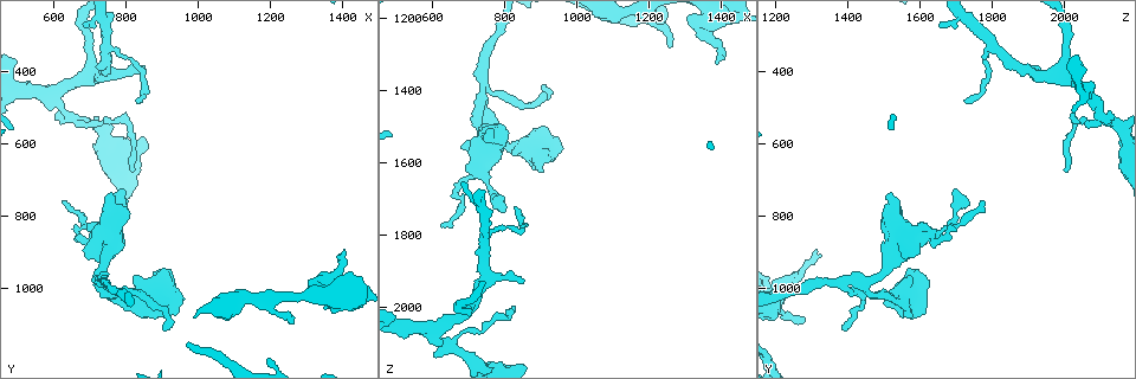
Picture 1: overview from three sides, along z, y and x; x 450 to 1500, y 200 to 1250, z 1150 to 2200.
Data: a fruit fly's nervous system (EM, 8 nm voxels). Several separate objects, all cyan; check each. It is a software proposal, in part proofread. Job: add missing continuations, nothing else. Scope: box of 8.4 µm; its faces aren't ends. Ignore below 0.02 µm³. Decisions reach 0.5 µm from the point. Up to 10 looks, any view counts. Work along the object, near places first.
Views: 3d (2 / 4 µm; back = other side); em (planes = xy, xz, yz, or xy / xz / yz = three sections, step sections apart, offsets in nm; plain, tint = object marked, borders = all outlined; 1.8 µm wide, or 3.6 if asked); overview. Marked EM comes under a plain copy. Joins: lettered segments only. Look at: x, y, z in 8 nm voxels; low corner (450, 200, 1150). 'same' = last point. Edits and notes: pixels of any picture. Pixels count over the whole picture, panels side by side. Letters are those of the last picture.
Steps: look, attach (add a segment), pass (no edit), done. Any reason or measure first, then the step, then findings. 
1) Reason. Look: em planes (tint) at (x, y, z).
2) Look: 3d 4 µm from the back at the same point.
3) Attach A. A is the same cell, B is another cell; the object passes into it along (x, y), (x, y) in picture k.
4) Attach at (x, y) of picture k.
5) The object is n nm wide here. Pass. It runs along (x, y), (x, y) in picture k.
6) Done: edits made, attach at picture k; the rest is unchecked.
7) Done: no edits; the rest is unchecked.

Thin neck. Look: em xy step 16 (tint) at (760, 835, 1665).

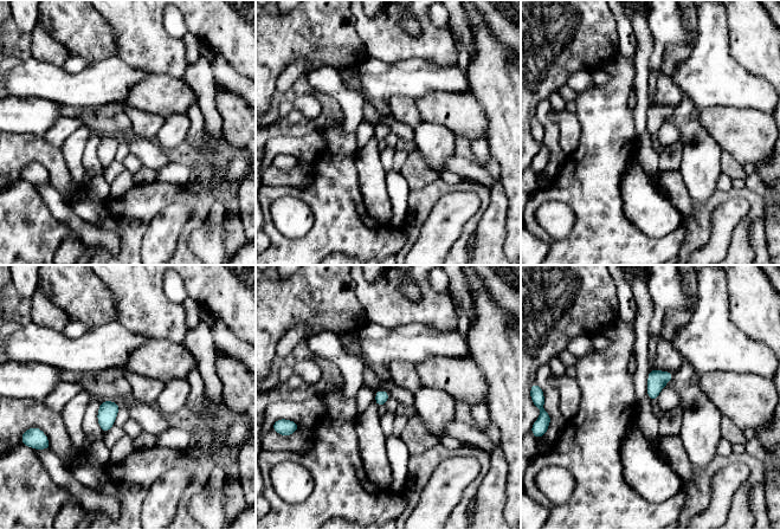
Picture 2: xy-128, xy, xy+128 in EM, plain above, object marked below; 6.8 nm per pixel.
Cut it another way. Look: em planes (borders) at the same point.

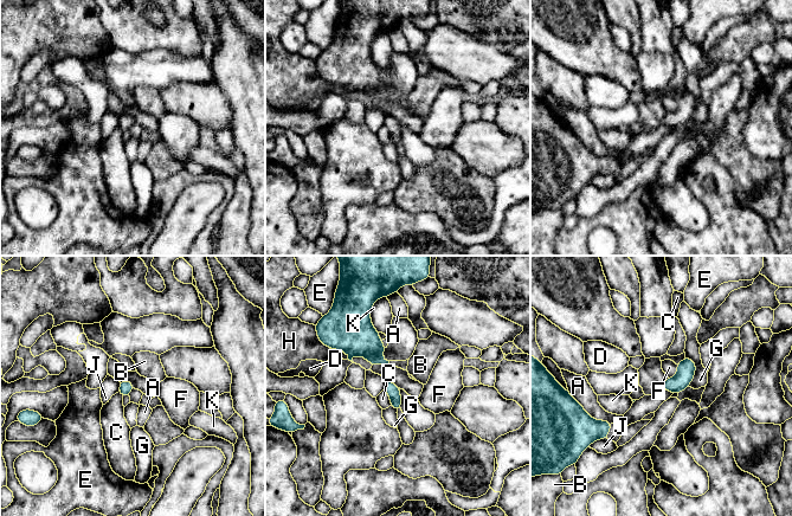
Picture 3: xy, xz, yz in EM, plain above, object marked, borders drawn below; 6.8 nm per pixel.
Pass. A, B, C, D, E, F, G, H, J and K are other cells; a border runs along (385, 389), (391, 405) in picture 3; none of them fits.

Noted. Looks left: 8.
Thin end. Look: 3d 4 µm at (830, 475, 1720).

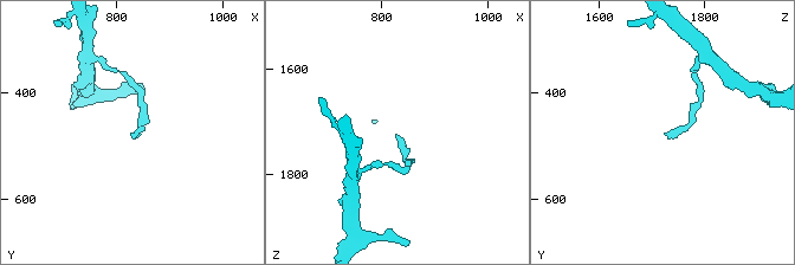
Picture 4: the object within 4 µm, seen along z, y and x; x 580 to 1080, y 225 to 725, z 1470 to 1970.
Look: em xz step 4 (tint) at (835, 480, 1725).

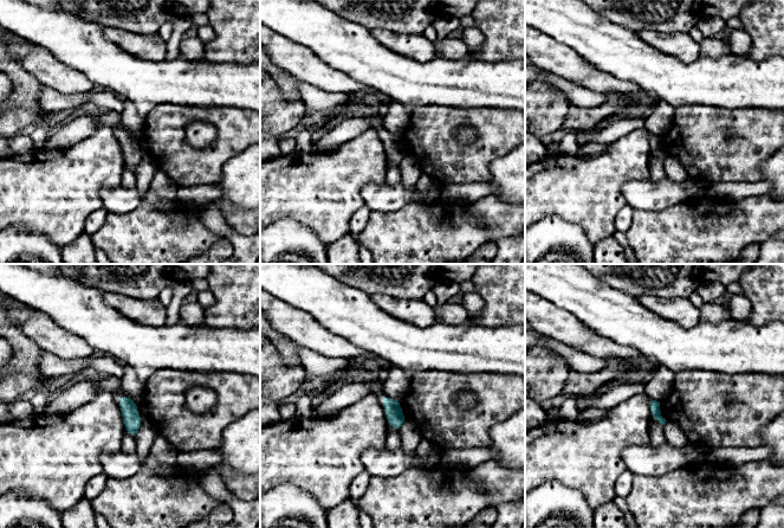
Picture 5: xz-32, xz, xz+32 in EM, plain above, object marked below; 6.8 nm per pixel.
Look: em xy step 4 (borders) at the same point.

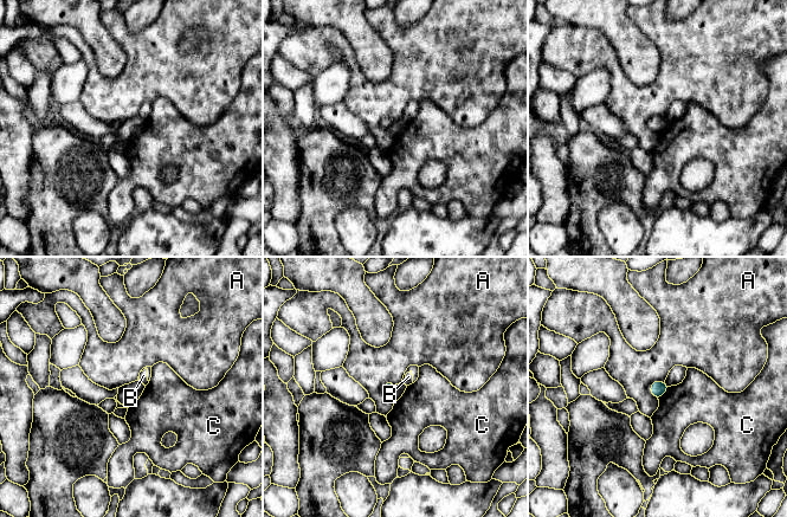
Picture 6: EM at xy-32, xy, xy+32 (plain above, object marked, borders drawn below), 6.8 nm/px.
The longest contact is with A, 140 nm. Pass. A, B and C are other cells; a border runs along (664, 381), (651, 383), (657, 399) in picture 6; no lettered segment goes on from it.

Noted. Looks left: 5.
Look: 3d 4 µm at (665, 550, 2085).

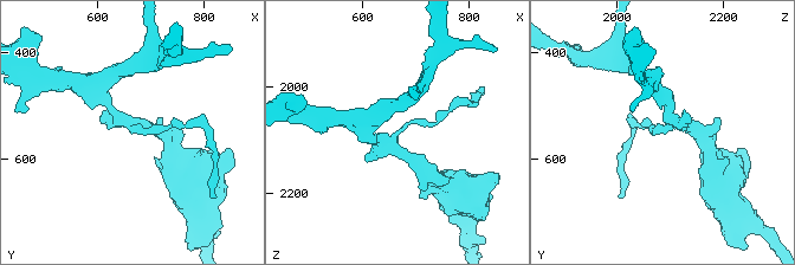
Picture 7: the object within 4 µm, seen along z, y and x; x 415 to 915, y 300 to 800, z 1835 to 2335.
Now the EM. Look: em planes (tint) at (665, 545, 2090).

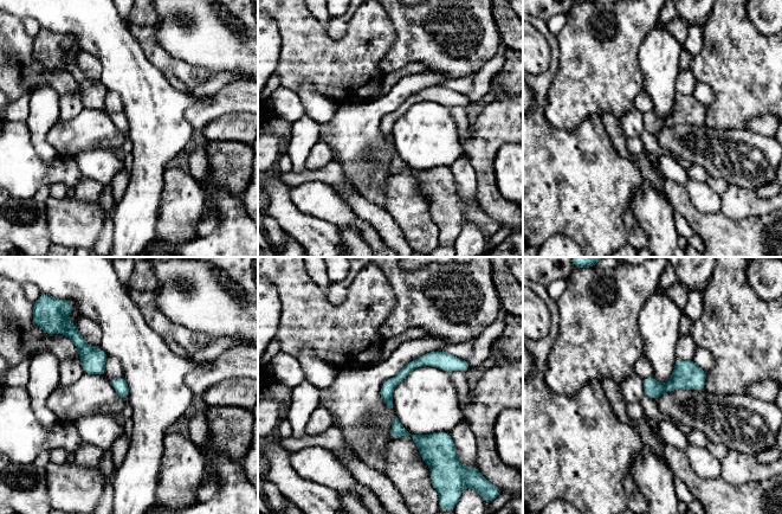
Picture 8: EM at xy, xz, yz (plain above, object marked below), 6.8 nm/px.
Look: em planes (borders) at the same point.

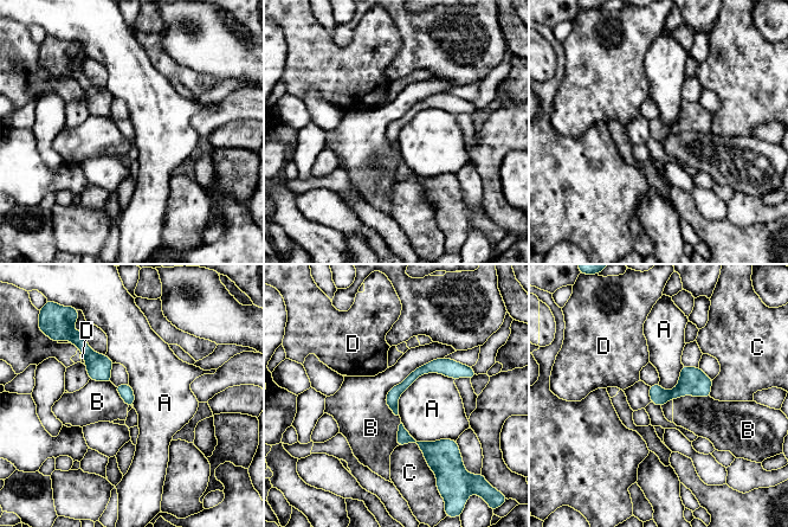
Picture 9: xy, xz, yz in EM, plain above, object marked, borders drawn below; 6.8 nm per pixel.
Pass. A, B, C and D are other cells; it runs along (463, 372), (427, 367), (388, 400) in picture 9; none of them fits.

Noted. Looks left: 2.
Tapers out. Look: 3d 4 µm at (855, 385, 1925).

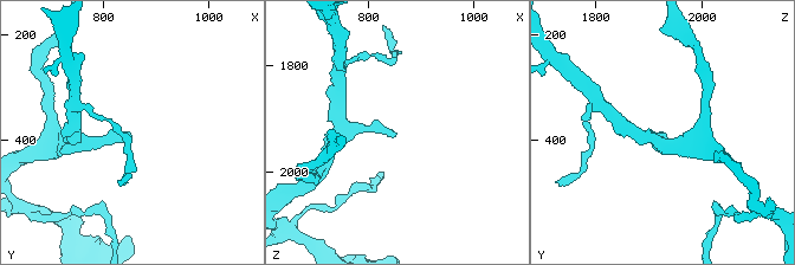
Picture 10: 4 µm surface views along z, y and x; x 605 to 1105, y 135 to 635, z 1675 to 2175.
Now the EM. Look: em planes (borders) at (850, 385, 1925).

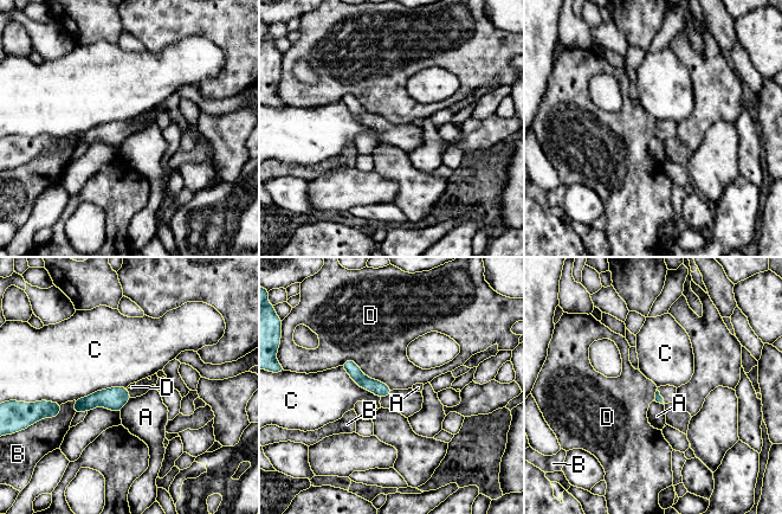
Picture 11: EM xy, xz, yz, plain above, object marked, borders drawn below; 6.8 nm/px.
Pass. A, B, C and D are other cells; a border runs along (341, 364), (353, 360), (392, 390) in picture 11; no lettered segment goes on from it.

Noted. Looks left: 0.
Done: no edits; the rest is unchecked.

